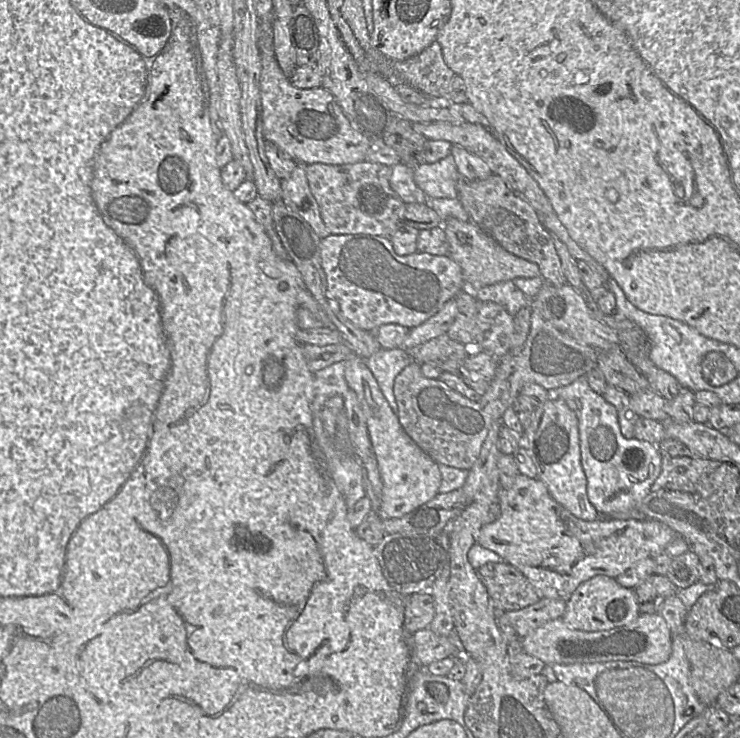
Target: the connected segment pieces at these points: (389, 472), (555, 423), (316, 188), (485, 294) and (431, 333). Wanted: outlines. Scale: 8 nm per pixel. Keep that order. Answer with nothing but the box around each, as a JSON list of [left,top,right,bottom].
[[344,354,439,518],[521,395,600,521],[305,160,405,237],[463,281,529,315],[400,298,458,351]]

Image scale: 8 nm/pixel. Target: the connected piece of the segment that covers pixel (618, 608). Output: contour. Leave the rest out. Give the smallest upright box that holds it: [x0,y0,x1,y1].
[562,575,639,632]

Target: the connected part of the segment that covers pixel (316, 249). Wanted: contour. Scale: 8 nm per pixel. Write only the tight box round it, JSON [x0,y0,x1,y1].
[272,200,338,330]

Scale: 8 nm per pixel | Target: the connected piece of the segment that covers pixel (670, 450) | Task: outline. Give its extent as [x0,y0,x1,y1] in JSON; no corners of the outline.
[651,437,721,492]

